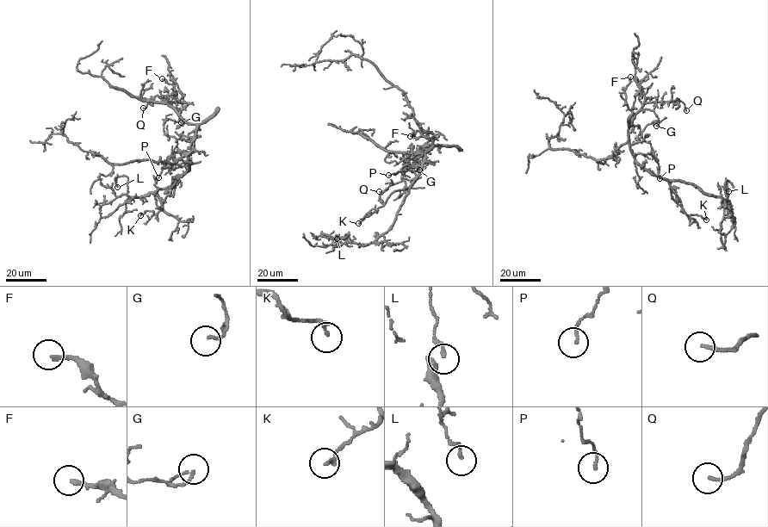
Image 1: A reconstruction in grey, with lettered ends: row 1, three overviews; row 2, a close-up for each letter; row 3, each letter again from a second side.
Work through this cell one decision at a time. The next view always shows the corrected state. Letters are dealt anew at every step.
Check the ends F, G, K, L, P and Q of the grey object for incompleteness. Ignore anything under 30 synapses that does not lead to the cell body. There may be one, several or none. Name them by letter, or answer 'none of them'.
Q

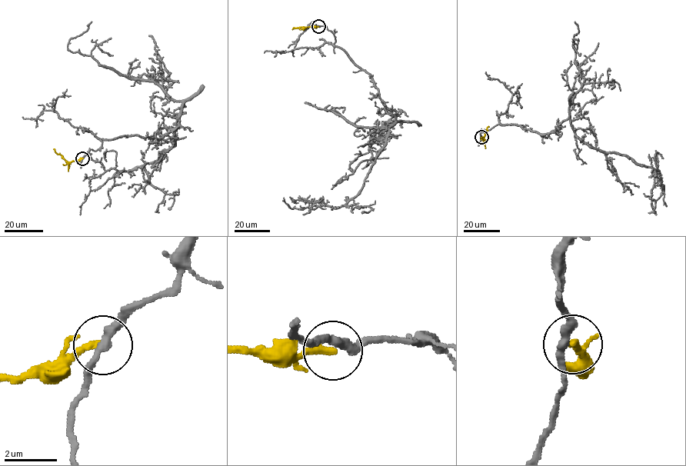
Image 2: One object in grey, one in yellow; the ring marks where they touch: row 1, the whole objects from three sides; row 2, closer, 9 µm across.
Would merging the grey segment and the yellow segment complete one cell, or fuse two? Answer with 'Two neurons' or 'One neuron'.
Two neurons

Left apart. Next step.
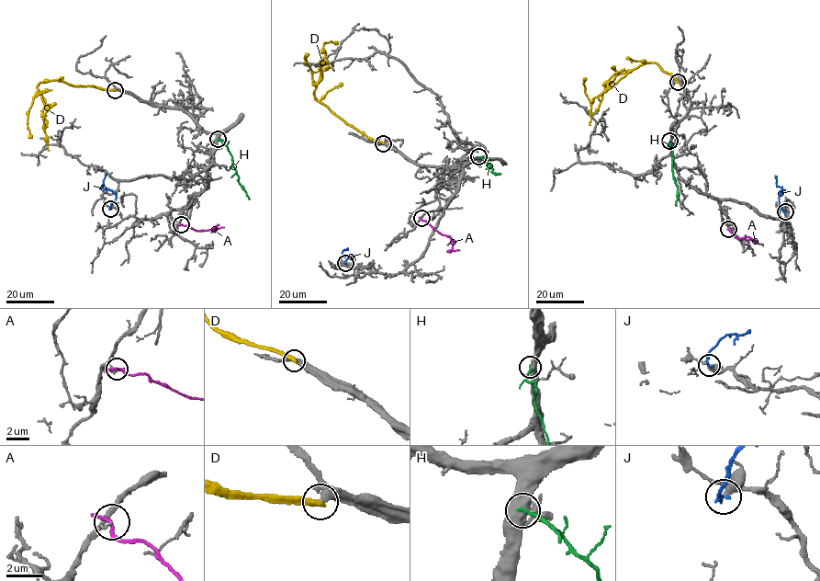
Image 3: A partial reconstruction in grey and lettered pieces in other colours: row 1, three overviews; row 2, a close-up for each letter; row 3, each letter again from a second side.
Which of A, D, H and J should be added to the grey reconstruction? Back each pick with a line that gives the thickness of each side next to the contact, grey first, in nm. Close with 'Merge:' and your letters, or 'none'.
J: Thickness 320 nm (grey) against 240 nm
Merge: J

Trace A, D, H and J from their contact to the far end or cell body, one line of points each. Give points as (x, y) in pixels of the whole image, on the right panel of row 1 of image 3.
A: (727, 229), (736, 238), (753, 239)
D: (678, 82), (658, 64), (646, 62), (631, 69), (589, 100), (585, 93), (585, 78)
H: (669, 142), (673, 155), (672, 172), (678, 189), (676, 206)
J: (786, 211), (780, 205), (782, 189), (777, 186), (777, 176)

